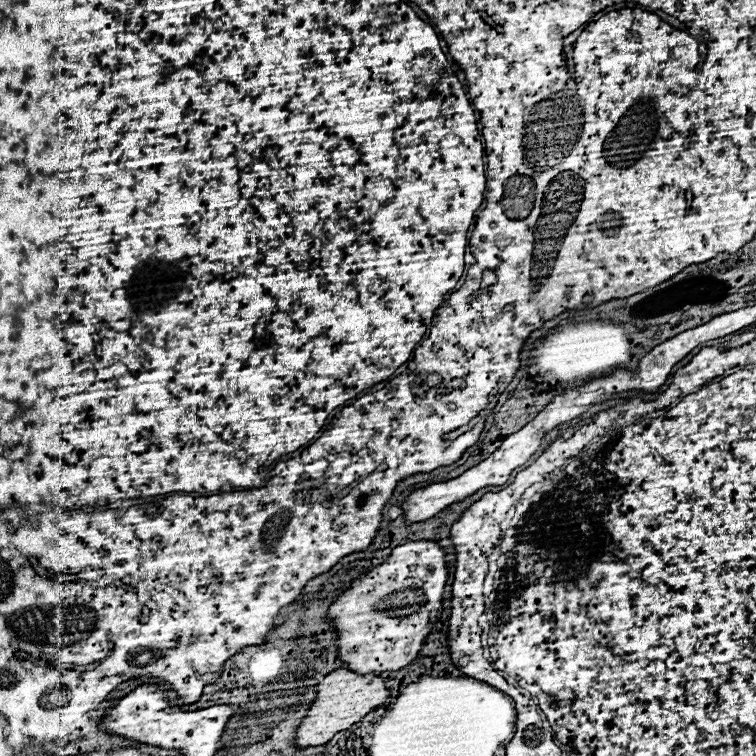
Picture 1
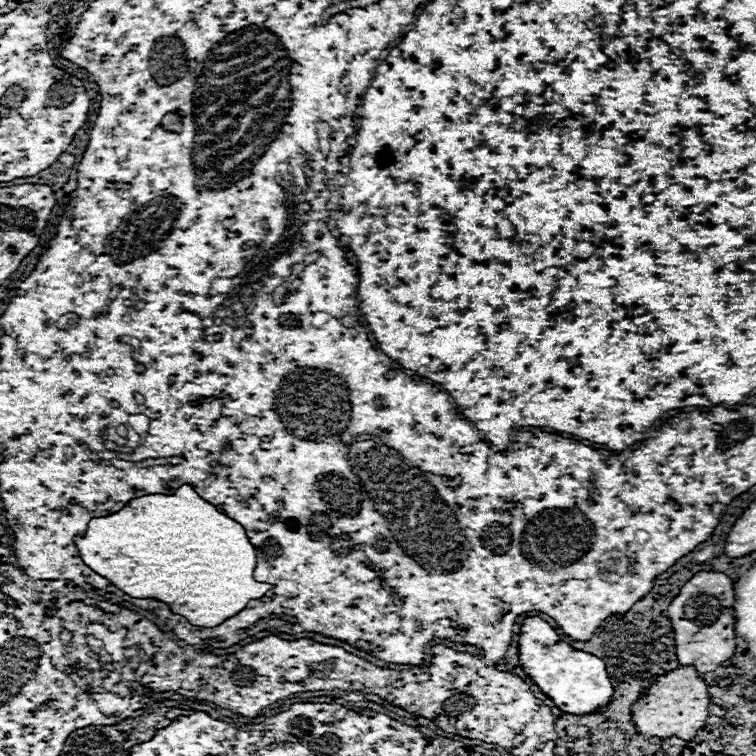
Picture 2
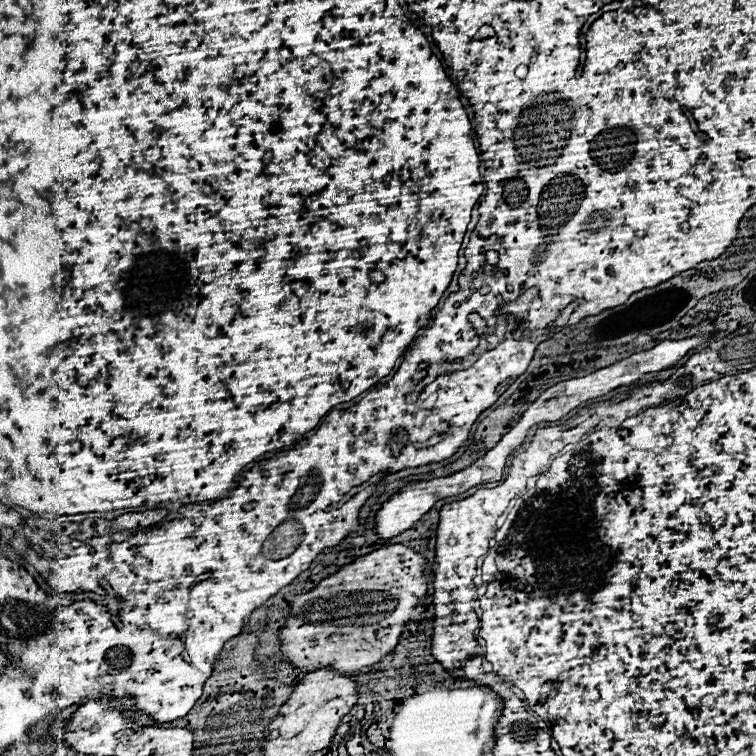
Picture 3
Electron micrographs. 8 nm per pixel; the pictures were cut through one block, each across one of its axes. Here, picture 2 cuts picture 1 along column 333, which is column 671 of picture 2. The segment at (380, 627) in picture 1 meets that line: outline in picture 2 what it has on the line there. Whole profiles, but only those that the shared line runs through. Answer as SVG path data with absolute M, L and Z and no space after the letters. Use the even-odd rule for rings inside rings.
M698 572L672 600L668 608L668 618L674 628L676 656L682 666L694 666L698 672L714 672L736 652L734 634L734 588L732 580L722 572Z

